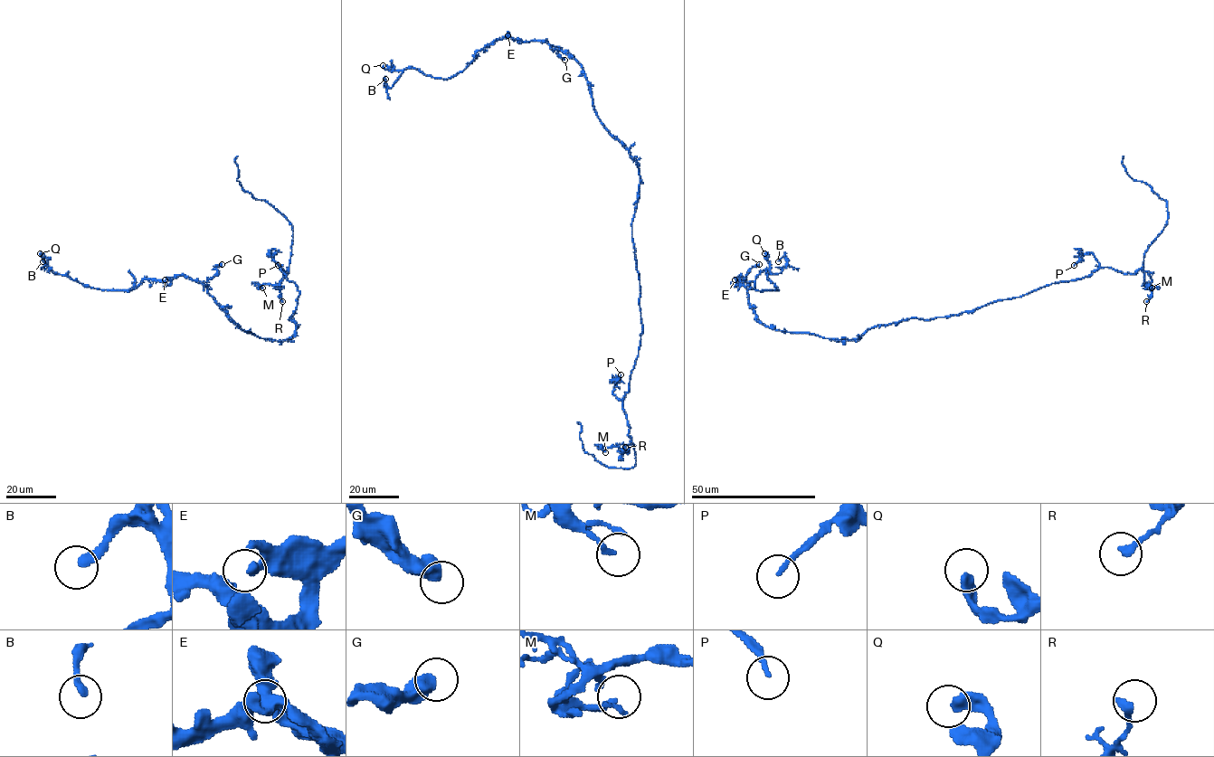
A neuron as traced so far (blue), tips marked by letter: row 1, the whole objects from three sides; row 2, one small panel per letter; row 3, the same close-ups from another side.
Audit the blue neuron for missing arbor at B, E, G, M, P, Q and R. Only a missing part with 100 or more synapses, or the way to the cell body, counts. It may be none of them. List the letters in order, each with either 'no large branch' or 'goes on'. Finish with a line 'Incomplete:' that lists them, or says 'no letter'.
B: no large branch
E: no large branch
G: no large branch
M: no large branch
P: no large branch
Q: no large branch
R: no large branch
Incomplete: no letter

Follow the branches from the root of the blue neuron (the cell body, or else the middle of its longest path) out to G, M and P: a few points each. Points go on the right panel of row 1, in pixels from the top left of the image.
G: (899, 322), (875, 326), (857, 339), (844, 341), (765, 326), (751, 307), (744, 285), (747, 272), (759, 264)
M: (899, 322), (960, 315), (1052, 283), (1089, 277), (1104, 267), (1123, 273), (1141, 269), (1143, 285), (1152, 288)
P: (899, 322), (960, 315), (1052, 283), (1089, 277), (1099, 263), (1088, 253), (1074, 265)

